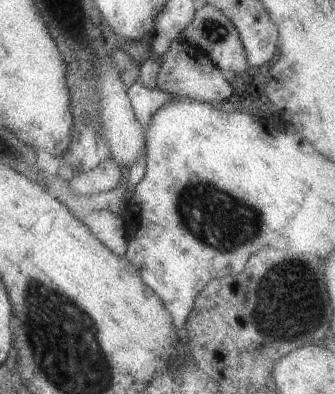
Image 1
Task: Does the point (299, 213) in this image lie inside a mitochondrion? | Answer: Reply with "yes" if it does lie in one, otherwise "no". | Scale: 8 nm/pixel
no

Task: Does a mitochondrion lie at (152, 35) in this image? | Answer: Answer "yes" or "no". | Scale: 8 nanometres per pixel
no

